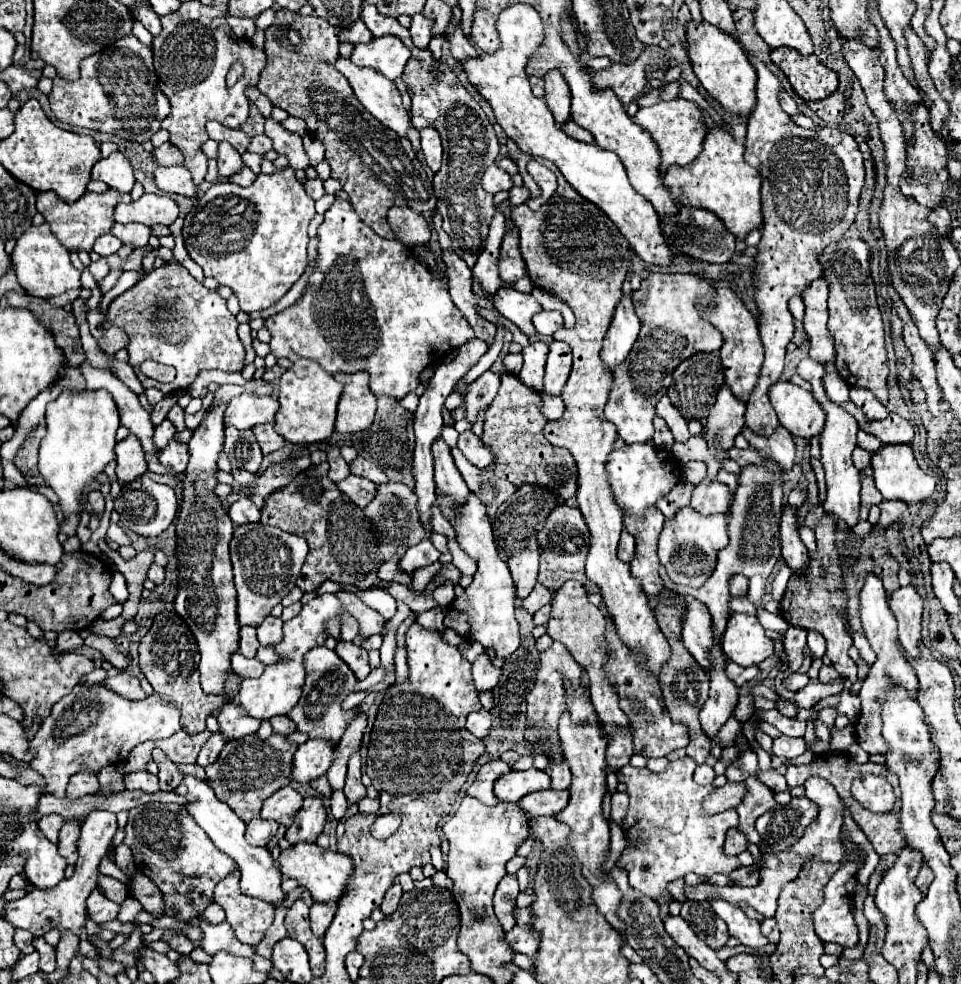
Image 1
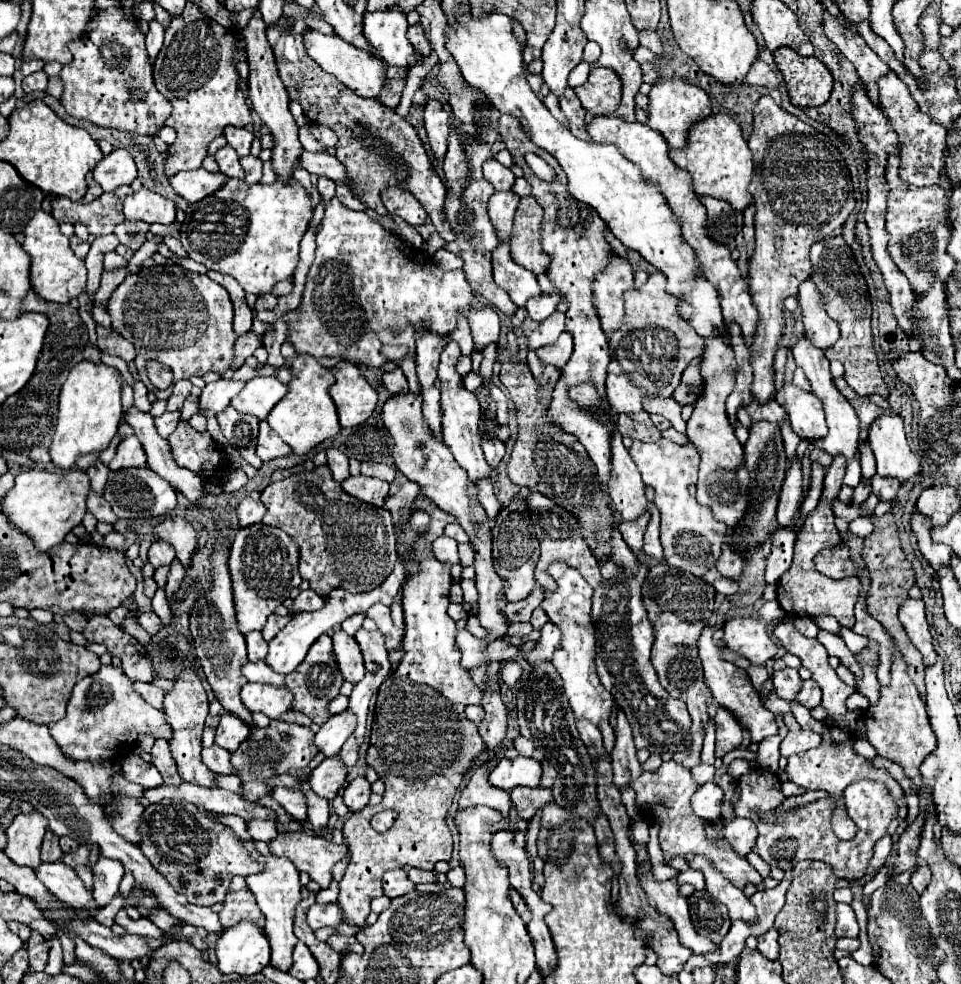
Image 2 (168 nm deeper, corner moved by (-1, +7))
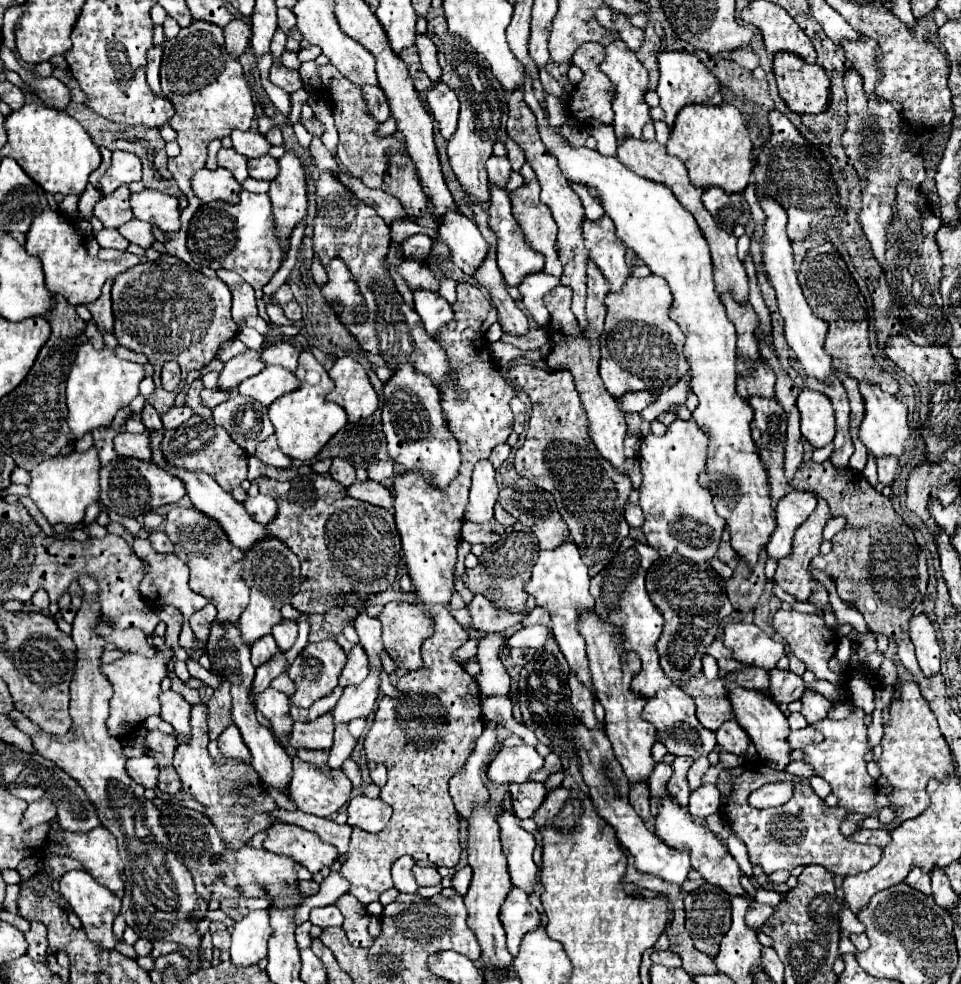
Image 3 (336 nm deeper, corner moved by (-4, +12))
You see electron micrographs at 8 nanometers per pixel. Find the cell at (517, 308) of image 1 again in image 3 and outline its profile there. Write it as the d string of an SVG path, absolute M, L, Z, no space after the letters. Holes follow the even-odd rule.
M490 186L490 220L492 220L492 230L498 236L498 268L506 280L508 286L518 286L528 274L534 272L542 272L544 268L544 256L540 256L538 252L532 252L532 248L528 248L524 244L524 236L520 236L520 226L516 224L512 210L510 210L510 198L506 194L506 190Z

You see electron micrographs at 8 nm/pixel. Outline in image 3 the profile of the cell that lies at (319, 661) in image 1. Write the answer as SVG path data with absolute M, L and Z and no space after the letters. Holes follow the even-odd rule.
M322 640L322 642L316 642L316 644L308 644L296 656L294 664L288 670L288 676L296 684L296 692L290 698L292 706L310 708L316 700L320 700L322 696L328 696L334 690L334 686L338 684L338 676L340 676L340 670L344 666L344 660L346 660L346 654L336 640Z

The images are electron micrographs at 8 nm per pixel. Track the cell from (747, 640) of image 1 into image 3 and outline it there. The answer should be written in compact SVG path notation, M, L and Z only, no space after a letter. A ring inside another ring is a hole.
M736 622L724 628L724 644L732 650L734 660L764 670L776 668L776 662L784 654L784 644L774 642L756 624Z

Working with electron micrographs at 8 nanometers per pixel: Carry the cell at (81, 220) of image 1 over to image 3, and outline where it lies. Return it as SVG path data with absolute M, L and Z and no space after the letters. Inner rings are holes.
M120 186L108 196L102 196L94 206L94 216L104 224L104 228L120 228L128 220L132 220L132 208L128 204L130 190L128 186Z

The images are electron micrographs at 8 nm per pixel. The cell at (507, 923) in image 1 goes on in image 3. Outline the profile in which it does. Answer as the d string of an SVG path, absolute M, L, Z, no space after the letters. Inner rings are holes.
M512 888L506 896L506 902L500 908L500 920L504 924L506 936L508 936L508 952L516 956L520 948L520 940L524 932L536 928L540 924L538 910L530 904L528 894L520 888Z

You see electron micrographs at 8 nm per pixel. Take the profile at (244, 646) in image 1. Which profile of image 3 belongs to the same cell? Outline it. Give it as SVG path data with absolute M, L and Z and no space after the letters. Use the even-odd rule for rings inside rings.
M268 634L268 636L262 636L260 640L256 640L252 644L252 664L254 666L260 666L264 664L264 660L268 660L268 656L272 656L272 652L276 652L278 646L274 642L274 638Z

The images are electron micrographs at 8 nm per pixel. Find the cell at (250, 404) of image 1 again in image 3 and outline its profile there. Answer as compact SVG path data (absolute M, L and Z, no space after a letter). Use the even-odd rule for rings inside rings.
M266 366L256 376L246 378L238 386L238 392L242 396L258 400L262 406L268 408L282 394L296 390L296 386L300 386L300 380L292 372L280 366Z

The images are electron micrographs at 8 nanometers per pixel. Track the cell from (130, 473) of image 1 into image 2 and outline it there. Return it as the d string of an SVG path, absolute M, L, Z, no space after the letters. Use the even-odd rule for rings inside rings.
M135 435L125 437L119 443L117 453L111 459L111 463L109 463L111 471L123 469L123 467L145 467L145 451L143 451L141 441Z

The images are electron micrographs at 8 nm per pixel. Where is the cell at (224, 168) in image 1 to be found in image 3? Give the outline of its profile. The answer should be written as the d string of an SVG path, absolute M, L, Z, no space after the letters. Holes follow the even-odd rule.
M220 148L218 166L228 168L240 184L250 176L248 168L246 168L246 158L242 154L238 154L236 150L232 150L232 148Z

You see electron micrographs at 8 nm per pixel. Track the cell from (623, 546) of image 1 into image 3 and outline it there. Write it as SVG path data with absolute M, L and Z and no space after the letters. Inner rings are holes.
M628 504L626 506L626 522L630 528L640 528L644 524L644 514L642 508L636 504Z

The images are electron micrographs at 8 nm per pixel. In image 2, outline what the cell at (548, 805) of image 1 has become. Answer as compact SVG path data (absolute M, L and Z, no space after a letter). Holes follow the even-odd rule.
M515 787L511 791L511 801L517 809L517 815L519 819L525 819L529 821L537 809L541 809L543 805L551 803L553 797L551 797L551 789L543 789L543 787Z

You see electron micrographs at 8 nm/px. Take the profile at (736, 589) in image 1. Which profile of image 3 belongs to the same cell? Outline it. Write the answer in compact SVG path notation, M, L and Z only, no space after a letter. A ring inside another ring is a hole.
M728 530L722 534L722 544L720 544L720 548L718 548L718 558L722 560L722 562L726 562L726 564L730 564L730 562L734 562L734 558L736 558L738 554L736 554L736 550L730 546L730 534L728 534Z

